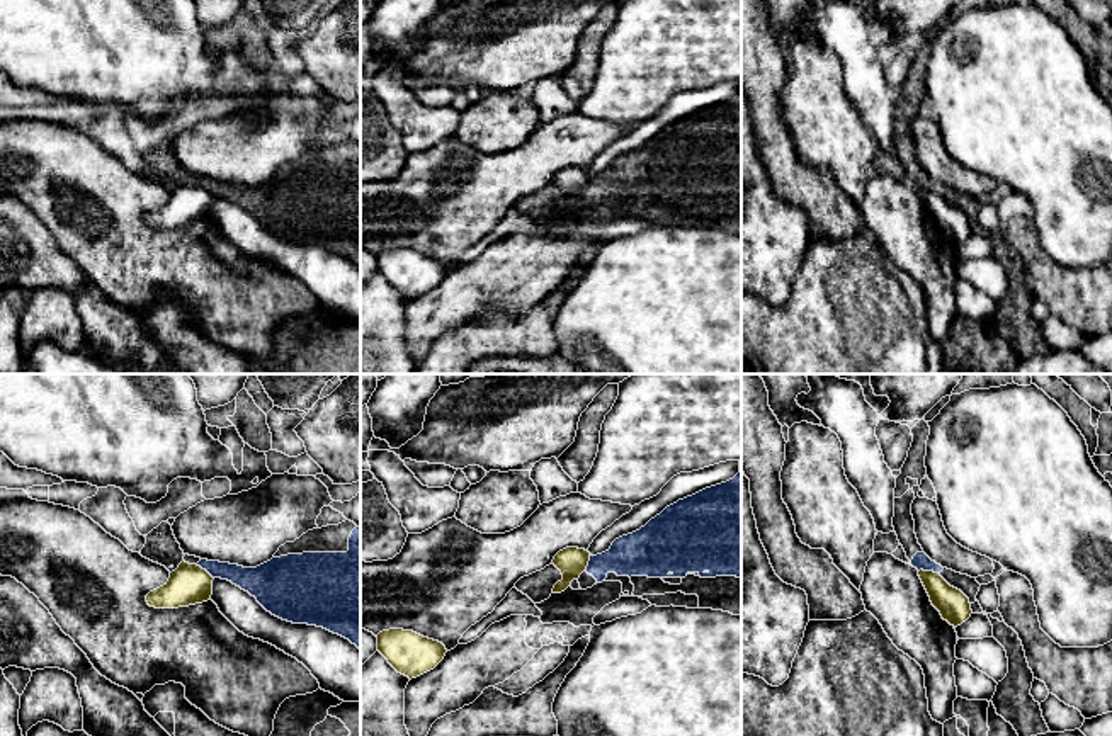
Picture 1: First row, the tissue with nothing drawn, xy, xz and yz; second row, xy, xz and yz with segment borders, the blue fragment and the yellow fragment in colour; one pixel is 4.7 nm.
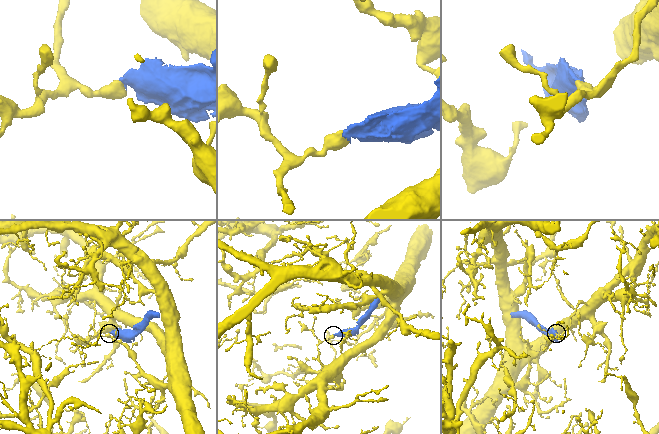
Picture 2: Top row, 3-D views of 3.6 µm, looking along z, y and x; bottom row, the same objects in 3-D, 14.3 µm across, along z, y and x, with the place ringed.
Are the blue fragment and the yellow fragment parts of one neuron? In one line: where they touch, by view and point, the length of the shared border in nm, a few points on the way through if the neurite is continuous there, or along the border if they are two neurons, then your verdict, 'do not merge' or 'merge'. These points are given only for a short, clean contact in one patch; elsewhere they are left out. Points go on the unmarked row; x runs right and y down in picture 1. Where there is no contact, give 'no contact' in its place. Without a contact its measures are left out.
yz (929, 189) | 100 nm | along yz (919, 189), (937, 192) | do not merge

